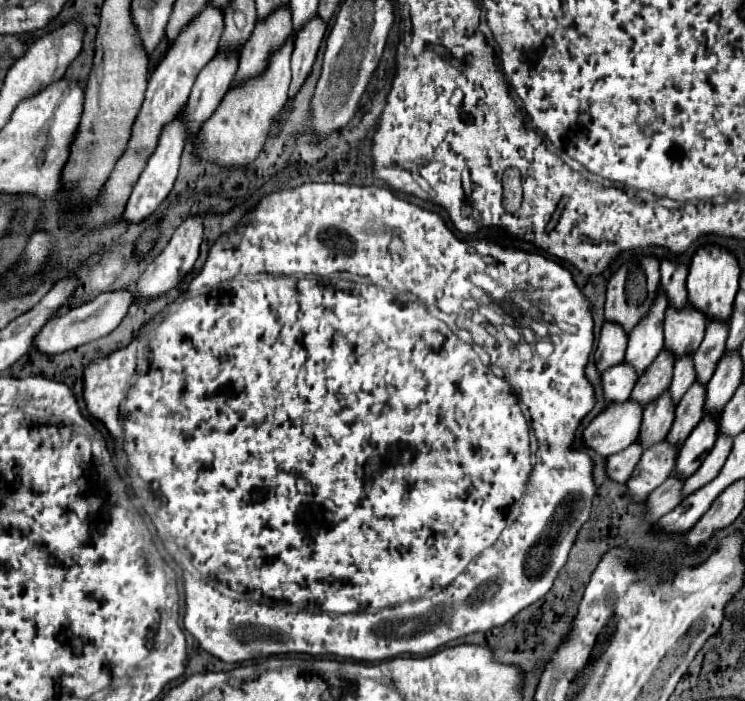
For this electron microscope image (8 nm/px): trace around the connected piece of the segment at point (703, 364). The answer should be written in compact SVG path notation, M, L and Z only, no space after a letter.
M712 320L706 326L706 336L704 336L700 348L692 356L694 358L694 370L696 370L696 382L706 384L706 380L712 378L716 364L724 354L726 336L728 336L728 324L718 324Z

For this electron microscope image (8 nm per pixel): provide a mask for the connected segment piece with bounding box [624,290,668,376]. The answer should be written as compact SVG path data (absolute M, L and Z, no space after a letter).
M660 290L656 304L652 306L648 318L644 318L628 336L628 348L624 362L630 364L636 372L636 376L642 376L646 368L656 360L656 356L662 352L662 324L664 324L664 312L668 308L666 296Z

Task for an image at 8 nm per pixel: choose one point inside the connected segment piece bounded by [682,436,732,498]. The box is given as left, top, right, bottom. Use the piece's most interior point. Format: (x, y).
(713, 463)

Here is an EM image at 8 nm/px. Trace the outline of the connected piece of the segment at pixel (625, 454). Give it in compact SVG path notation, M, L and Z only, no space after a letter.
M638 442L630 444L626 450L610 456L608 462L606 462L606 474L608 474L608 478L612 482L624 484L630 478L634 466L638 464L640 456L642 456L642 446Z

